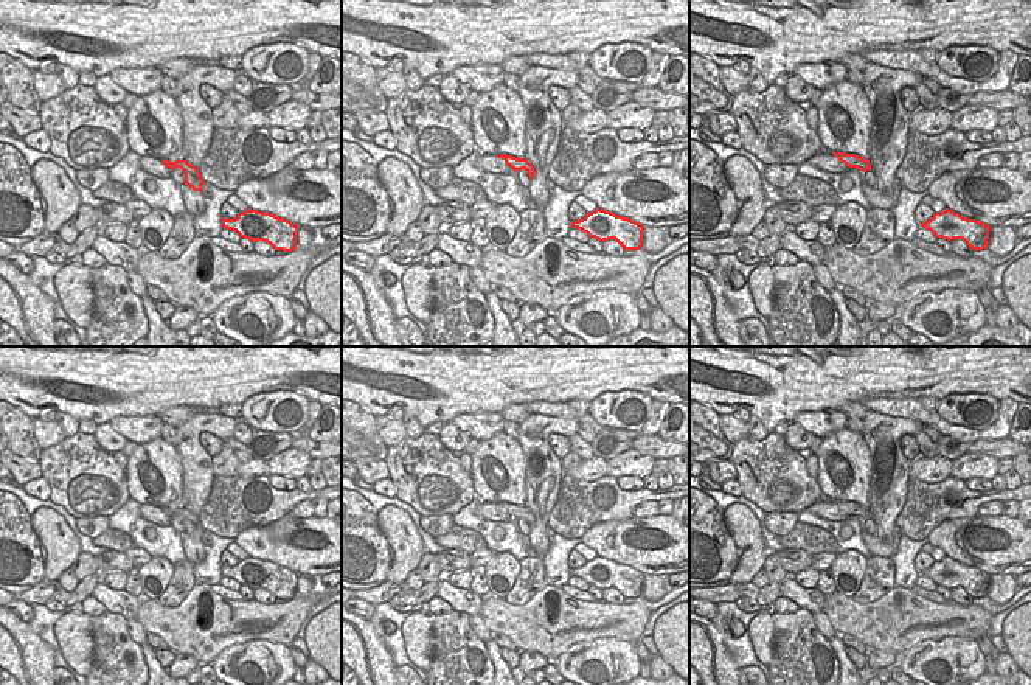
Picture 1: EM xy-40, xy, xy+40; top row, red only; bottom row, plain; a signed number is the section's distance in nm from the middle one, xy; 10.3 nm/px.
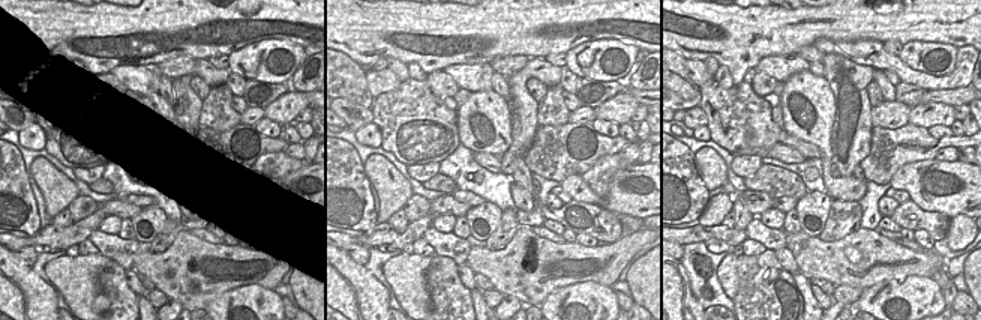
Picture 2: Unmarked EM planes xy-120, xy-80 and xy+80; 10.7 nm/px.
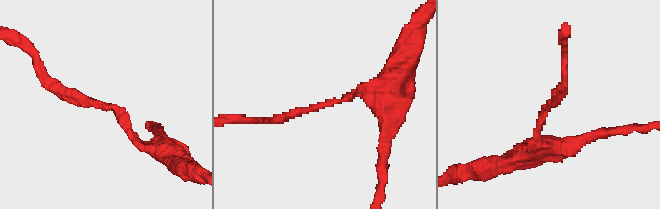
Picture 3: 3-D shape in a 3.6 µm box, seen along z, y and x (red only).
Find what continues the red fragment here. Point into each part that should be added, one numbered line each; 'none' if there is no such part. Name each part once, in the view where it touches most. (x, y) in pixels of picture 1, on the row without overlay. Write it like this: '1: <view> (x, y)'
none

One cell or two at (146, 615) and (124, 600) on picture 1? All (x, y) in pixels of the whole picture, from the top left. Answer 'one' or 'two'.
two

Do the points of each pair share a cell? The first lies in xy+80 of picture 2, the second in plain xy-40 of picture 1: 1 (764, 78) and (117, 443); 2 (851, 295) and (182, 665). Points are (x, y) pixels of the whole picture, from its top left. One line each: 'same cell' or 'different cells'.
1: same cell
2: same cell

